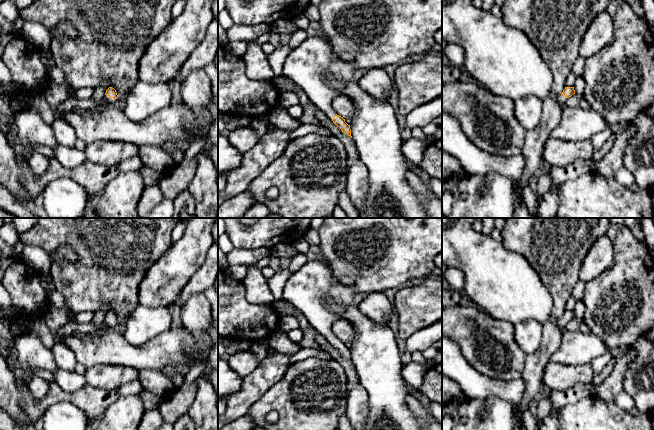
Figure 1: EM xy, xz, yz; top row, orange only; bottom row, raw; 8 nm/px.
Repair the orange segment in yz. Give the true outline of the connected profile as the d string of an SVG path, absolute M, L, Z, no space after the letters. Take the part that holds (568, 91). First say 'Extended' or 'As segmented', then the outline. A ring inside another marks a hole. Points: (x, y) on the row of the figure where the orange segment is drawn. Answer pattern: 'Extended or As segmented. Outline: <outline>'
Extended. Outline: M565 87L563 92L558 96L559 103L562 106L565 106L567 99L571 97L573 94L575 94L574 87Z

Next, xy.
Extended. Outline: M109 87L106 90L106 93L105 93L105 96L104 96L104 99L106 100L106 102L109 105L113 105L117 98L118 98L118 95L117 95L116 90L112 87Z

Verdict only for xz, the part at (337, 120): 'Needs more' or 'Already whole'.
Needs more

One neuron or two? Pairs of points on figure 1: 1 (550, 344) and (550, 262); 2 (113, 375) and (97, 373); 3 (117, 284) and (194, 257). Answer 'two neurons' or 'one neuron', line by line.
1: one neuron
2: one neuron
3: two neurons

